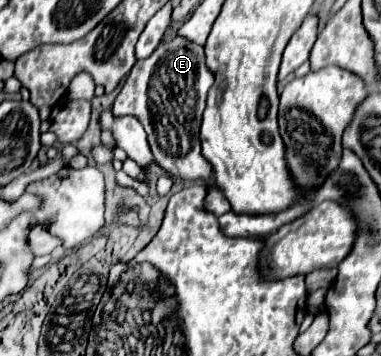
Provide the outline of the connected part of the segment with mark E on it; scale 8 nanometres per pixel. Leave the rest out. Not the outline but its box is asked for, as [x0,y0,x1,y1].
[114,35,214,187]

